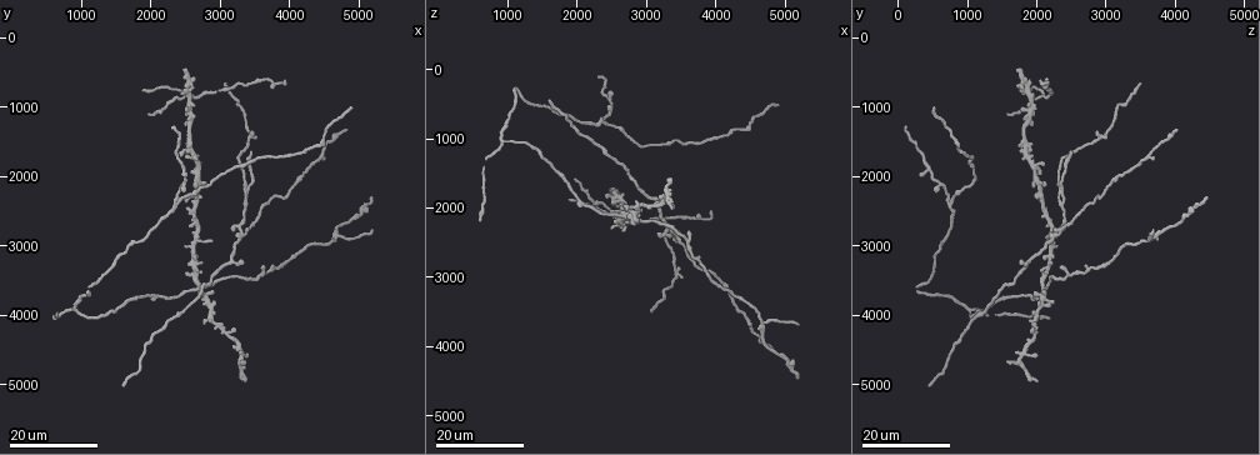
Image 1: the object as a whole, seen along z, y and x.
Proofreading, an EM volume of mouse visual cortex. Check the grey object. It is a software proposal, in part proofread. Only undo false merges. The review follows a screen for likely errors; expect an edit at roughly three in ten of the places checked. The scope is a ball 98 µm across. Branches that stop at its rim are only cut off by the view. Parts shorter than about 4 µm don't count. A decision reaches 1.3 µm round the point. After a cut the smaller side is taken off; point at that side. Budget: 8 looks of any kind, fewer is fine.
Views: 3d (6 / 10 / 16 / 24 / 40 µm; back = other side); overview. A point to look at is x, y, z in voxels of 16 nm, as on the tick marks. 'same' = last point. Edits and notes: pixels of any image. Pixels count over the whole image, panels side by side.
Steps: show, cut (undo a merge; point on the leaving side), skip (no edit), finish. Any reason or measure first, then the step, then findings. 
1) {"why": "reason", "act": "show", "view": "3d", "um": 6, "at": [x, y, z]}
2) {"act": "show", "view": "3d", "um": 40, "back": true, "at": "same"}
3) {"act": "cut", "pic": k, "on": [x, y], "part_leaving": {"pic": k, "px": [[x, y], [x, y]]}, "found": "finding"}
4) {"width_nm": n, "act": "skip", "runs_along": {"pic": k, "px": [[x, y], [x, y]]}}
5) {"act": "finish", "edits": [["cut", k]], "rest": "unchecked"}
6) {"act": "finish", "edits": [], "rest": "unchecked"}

{"why": "arms part here", "act": "show", "view": "3d", "um": 16, "at": [2350, 2400, 750]}

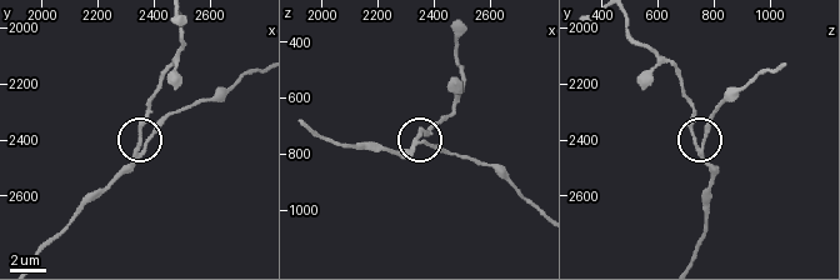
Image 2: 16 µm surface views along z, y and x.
{"why": "zoom in", "act": "show", "view": "3d", "um": 10, "at": [2360, 2440, 750]}

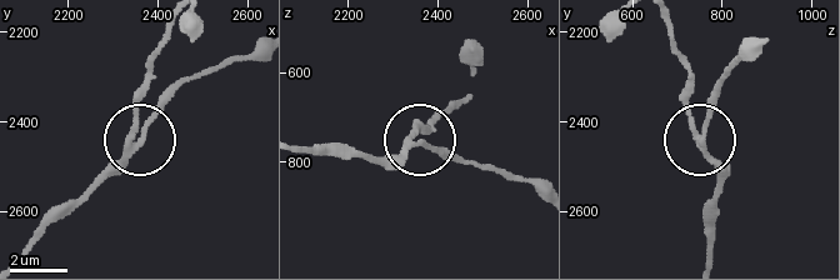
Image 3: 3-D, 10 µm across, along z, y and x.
{"act": "skip", "runs_along": {"pic": 3, "px": [[305, 146], [348, 146], [391, 160], [413, 146], [426, 119]]}, "found": "continuous, no second neuron"}

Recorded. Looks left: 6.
{"why": "looks like a crossing", "act": "show", "view": "3d", "um": 16, "at": [3350, 2250, 2350]}

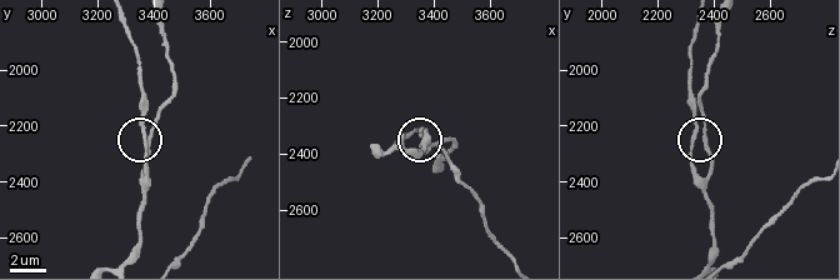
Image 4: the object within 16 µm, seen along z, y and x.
{"why": "zoom in", "act": "show", "view": "3d", "um": 6, "at": [3380, 2220, 2360]}

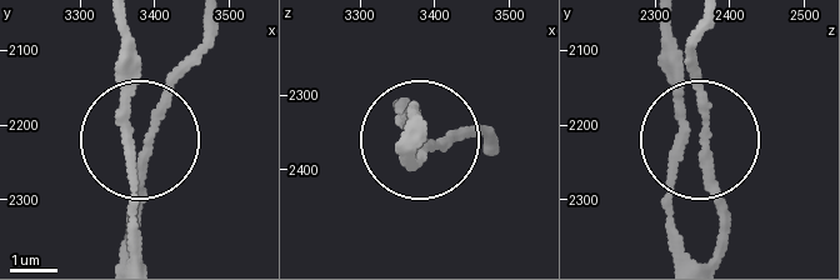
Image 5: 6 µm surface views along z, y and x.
{"width_nm": 190, "act": "skip", "found": "continuous, no second neuron"}

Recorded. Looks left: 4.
{"why": "two arms in line, one across", "act": "show", "view": "3d", "um": 24, "at": [3300, 2850, 2300]}

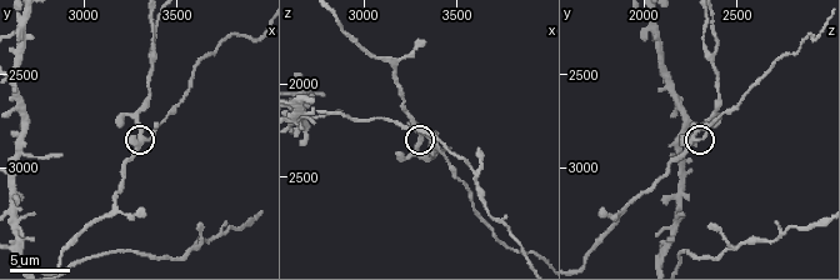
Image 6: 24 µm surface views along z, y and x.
{"act": "show", "view": "3d", "um": 10, "at": [3320, 2840, 2280]}

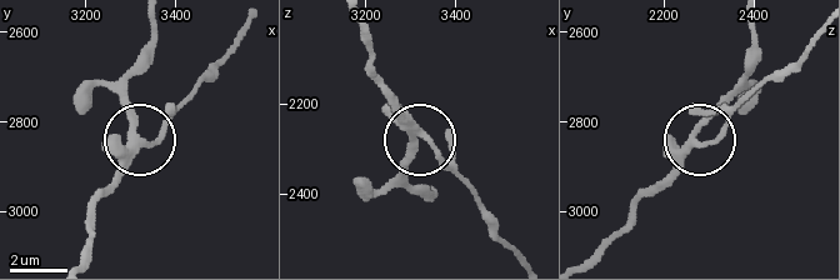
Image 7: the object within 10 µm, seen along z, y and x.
{"width_nm": 220, "act": "skip", "found": "one neuron here"}

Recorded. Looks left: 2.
{"why": "calibre changes", "act": "show", "view": "3d", "um": 24, "at": [3250, 1000, 3150]}

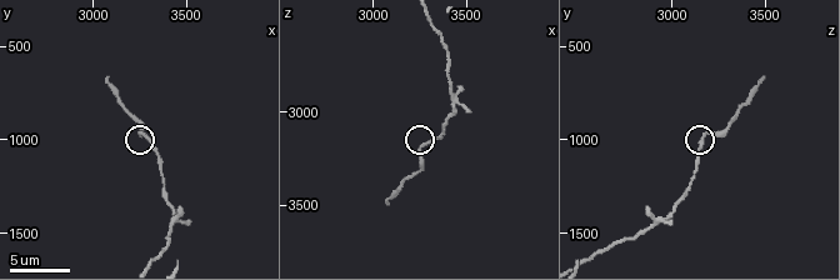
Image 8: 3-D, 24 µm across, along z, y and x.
{"act": "show", "view": "3d", "um": 6, "at": [3280, 960, 3180]}

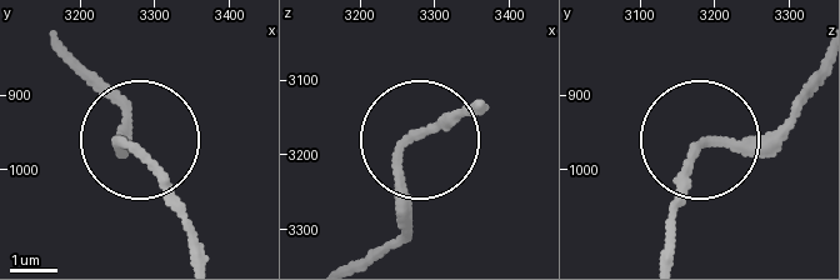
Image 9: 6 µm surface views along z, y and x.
{"act": "skip", "runs_along": {"pic": 9, "px": [[193, 254], [178, 195], [121, 135], [121, 103]]}, "found": "all the same neuron"}

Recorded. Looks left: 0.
{"act": "finish", "edits": [], "rest": "unchecked"}

